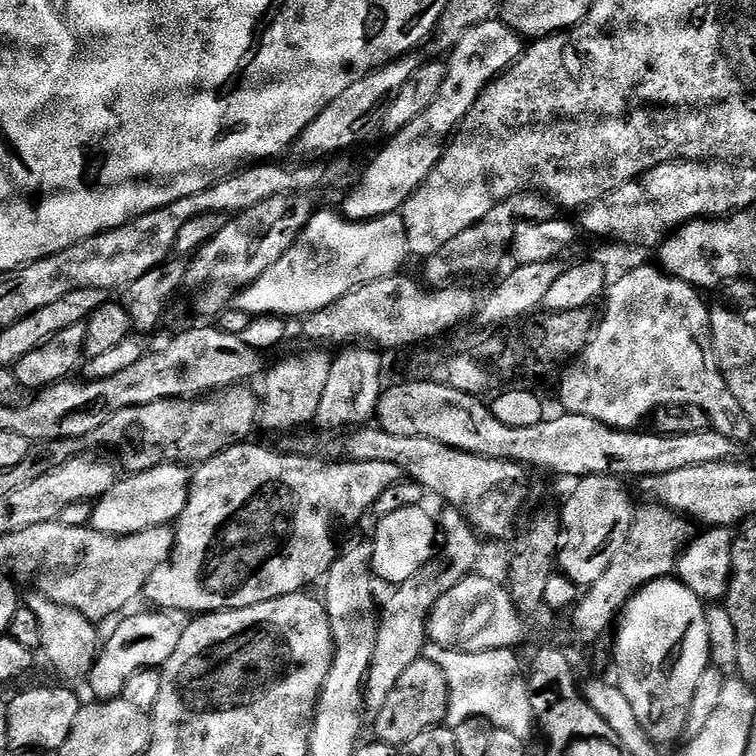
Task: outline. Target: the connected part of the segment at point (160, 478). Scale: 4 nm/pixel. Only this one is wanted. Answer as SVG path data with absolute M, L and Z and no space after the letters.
M159 464L157 468L147 468L144 472L134 472L117 479L110 491L92 504L90 527L102 534L129 536L145 532L148 528L162 528L179 520L188 501L190 472L183 464Z

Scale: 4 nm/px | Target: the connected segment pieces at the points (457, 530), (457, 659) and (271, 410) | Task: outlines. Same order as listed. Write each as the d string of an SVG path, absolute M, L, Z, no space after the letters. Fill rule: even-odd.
M448 506L443 510L445 512L438 516L438 532L442 537L438 551L426 562L426 566L422 566L422 570L418 570L418 574L395 585L389 591L392 593L389 594L388 601L385 604L383 601L379 609L378 642L374 642L374 658L368 677L364 679L364 706L369 713L380 712L382 706L386 706L390 690L394 690L398 678L402 678L402 670L406 670L406 666L414 666L414 662L425 655L429 643L428 615L432 613L438 598L446 590L450 590L450 586L456 586L466 576L477 571L481 540L477 529L472 527L471 522L457 508Z
M429 647L427 659L434 661L446 674L448 683L448 719L455 726L466 722L466 718L480 716L489 720L496 728L510 730L524 743L536 730L528 681L525 673L520 673L520 660L511 648L498 648L485 652L452 652L448 648Z
M308 350L297 356L288 356L276 365L269 367L263 373L264 392L262 388L262 403L260 405L261 429L268 432L292 432L304 430L309 423L315 421L318 405L322 403L322 394L326 390L326 382L330 379L330 366L333 353L328 350ZM295 428L300 428L296 429Z

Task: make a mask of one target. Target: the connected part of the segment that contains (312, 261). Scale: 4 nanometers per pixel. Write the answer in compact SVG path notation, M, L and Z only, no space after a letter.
M313 211L310 222L304 227L294 246L290 246L290 250L286 250L286 254L282 254L282 258L278 258L278 262L274 262L274 266L270 266L270 270L266 270L266 274L262 274L250 287L236 293L234 307L253 318L257 316L303 318L330 306L352 288L369 284L372 280L397 275L403 269L400 267L403 266L404 259L409 259L410 256L404 226L404 217L400 214L373 220L347 220L339 211Z

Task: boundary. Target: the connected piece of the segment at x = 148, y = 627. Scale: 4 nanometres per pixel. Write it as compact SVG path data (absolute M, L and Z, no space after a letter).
M167 610L148 611L152 612L136 612L133 616L125 615L123 617L125 620L109 636L106 636L102 647L97 651L96 661L92 664L92 669L86 677L88 688L93 692L96 700L115 700L123 697L126 681L131 675L146 668L159 669L170 658L170 654L174 654L174 650L178 650L178 642L182 642L182 634L185 629L185 625L180 624L181 617Z

